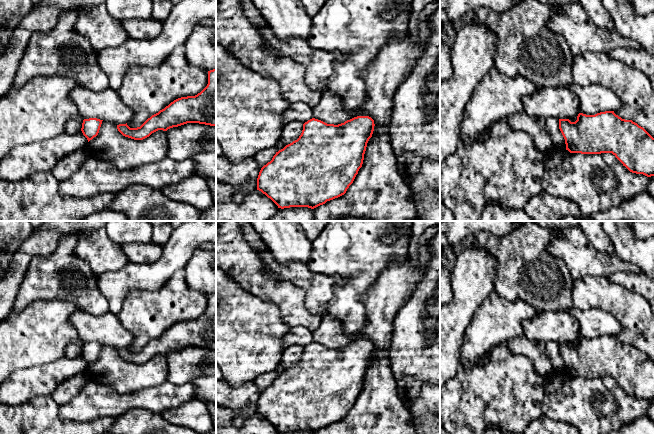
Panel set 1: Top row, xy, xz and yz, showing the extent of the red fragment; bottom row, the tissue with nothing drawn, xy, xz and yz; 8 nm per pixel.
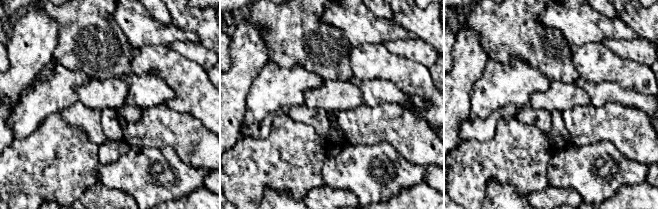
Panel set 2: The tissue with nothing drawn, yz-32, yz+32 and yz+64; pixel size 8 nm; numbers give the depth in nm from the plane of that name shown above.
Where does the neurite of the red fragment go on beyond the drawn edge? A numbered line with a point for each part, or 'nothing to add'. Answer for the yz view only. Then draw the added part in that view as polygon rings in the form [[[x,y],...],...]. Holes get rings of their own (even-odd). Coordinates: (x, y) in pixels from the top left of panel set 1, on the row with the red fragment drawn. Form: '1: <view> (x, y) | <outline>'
nothing to add

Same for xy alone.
nothing to add

